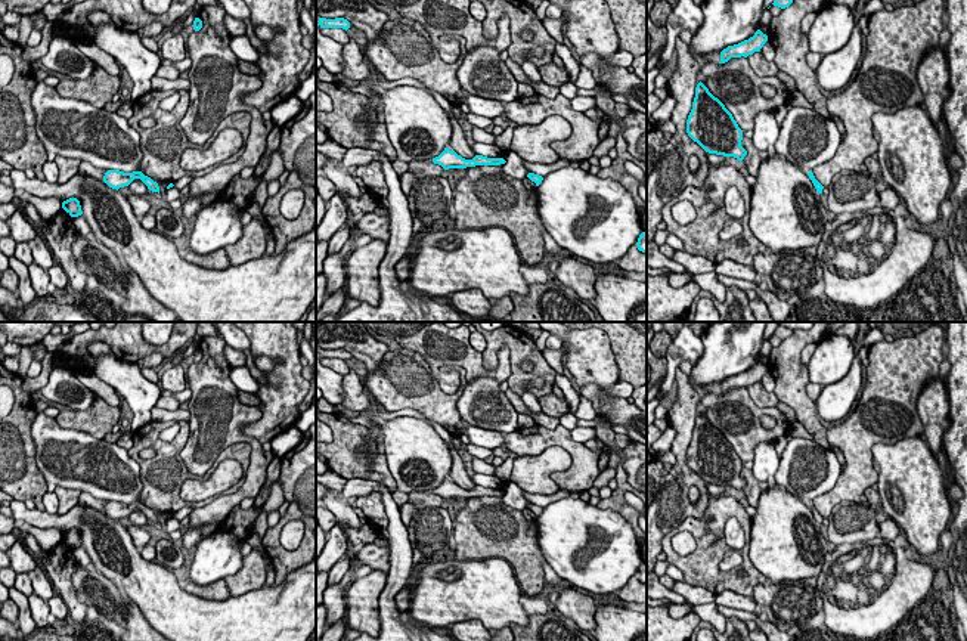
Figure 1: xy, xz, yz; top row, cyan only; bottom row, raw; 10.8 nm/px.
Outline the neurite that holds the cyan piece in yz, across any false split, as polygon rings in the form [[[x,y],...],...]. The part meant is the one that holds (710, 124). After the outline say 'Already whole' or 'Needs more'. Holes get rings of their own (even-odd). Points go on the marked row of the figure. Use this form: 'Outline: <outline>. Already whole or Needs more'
Outline: [[[701,81],[695,87],[686,133],[709,154],[734,157],[738,161],[747,155],[741,146],[743,130],[725,105]]]. Already whole

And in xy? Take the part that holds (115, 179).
Outline: [[[108,170],[103,176],[103,182],[112,188],[120,189],[128,186],[134,179],[140,179],[149,191],[159,193],[159,186],[151,177],[145,176],[142,171],[124,173],[120,170]]]. Already whole

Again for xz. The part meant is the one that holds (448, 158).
Outline: [[[444,148],[444,151],[433,158],[434,164],[441,165],[444,170],[449,168],[467,168],[467,167],[475,167],[475,165],[500,165],[506,161],[503,158],[487,158],[483,155],[475,155],[472,160],[465,160],[461,155],[458,155],[453,149]]]. Already whole

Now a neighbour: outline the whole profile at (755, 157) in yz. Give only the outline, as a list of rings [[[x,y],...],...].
[[[743,137],[741,146],[747,151],[744,157],[746,168],[750,176],[757,176],[760,164],[769,157],[766,151],[759,151],[753,143],[751,139]]]

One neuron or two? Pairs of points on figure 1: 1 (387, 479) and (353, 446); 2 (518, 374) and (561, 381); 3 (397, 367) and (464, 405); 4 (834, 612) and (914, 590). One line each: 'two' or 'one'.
1: one
2: two
3: two
4: one

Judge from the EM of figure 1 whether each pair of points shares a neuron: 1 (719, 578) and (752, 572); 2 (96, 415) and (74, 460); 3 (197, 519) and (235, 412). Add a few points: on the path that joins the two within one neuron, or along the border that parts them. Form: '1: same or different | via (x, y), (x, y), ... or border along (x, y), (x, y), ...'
1: same | via (727, 579), (744, 579)
2: different | border along (55, 418), (62, 427), (84, 430), (104, 439)
3: same | via (229, 501), (256, 477), (256, 446), (250, 440)

